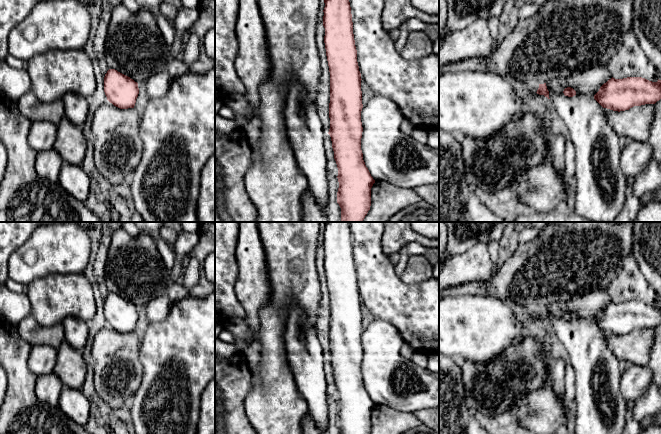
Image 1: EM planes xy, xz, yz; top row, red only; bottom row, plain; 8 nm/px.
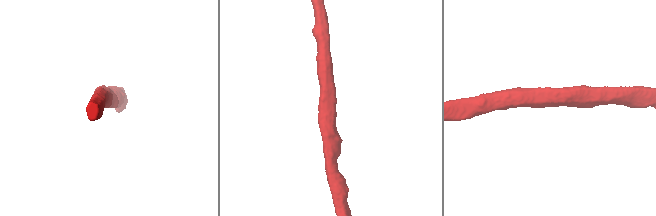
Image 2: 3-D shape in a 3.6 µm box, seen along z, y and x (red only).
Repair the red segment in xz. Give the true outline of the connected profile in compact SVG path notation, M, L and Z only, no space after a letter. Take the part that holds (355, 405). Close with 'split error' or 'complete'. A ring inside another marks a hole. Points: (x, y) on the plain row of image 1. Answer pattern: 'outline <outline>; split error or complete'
outline M324 222L324 227L324 267L330 296L328 358L331 361L334 383L338 392L337 427L341 434L370 434L371 412L375 404L365 389L361 374L362 303L357 286L350 226L349 222Z; complete

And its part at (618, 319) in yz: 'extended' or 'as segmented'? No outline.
as segmented

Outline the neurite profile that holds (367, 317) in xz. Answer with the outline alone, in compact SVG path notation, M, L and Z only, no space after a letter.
M361 304L361 315L362 315L362 328L364 330L374 320L374 317L364 304Z

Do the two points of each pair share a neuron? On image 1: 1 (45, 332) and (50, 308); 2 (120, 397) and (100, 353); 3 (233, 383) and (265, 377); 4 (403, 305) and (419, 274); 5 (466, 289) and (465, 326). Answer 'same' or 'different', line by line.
1: different
2: same
3: different
4: different
5: different

